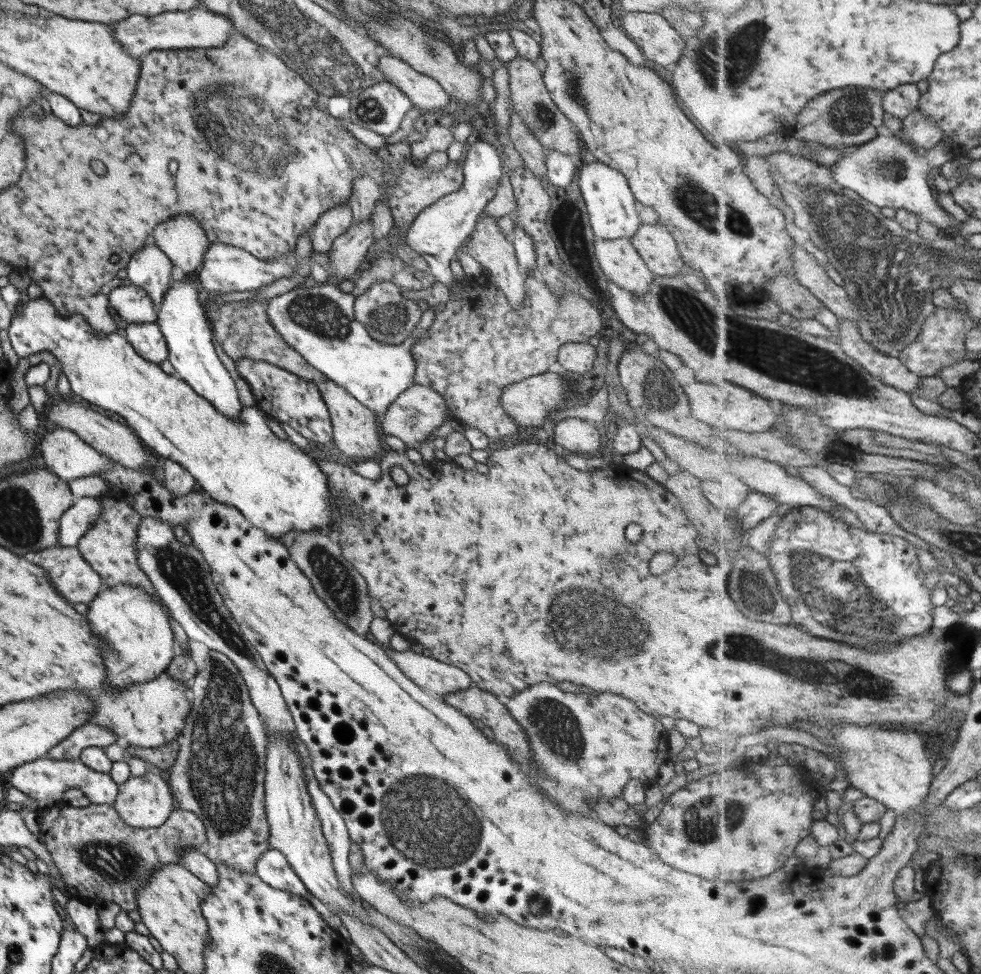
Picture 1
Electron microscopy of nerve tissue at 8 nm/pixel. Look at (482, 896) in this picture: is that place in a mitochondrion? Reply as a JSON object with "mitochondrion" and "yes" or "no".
{"mitochondrion":"no"}

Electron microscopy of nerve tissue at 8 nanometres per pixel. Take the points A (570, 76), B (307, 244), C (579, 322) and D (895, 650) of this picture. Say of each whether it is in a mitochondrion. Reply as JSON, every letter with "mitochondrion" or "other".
{"A":"mitochondrion","B":"other","C":"other","D":"mitochondrion"}

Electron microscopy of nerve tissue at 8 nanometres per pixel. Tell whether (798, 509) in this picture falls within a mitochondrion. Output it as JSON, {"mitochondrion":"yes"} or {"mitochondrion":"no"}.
{"mitochondrion":"no"}

